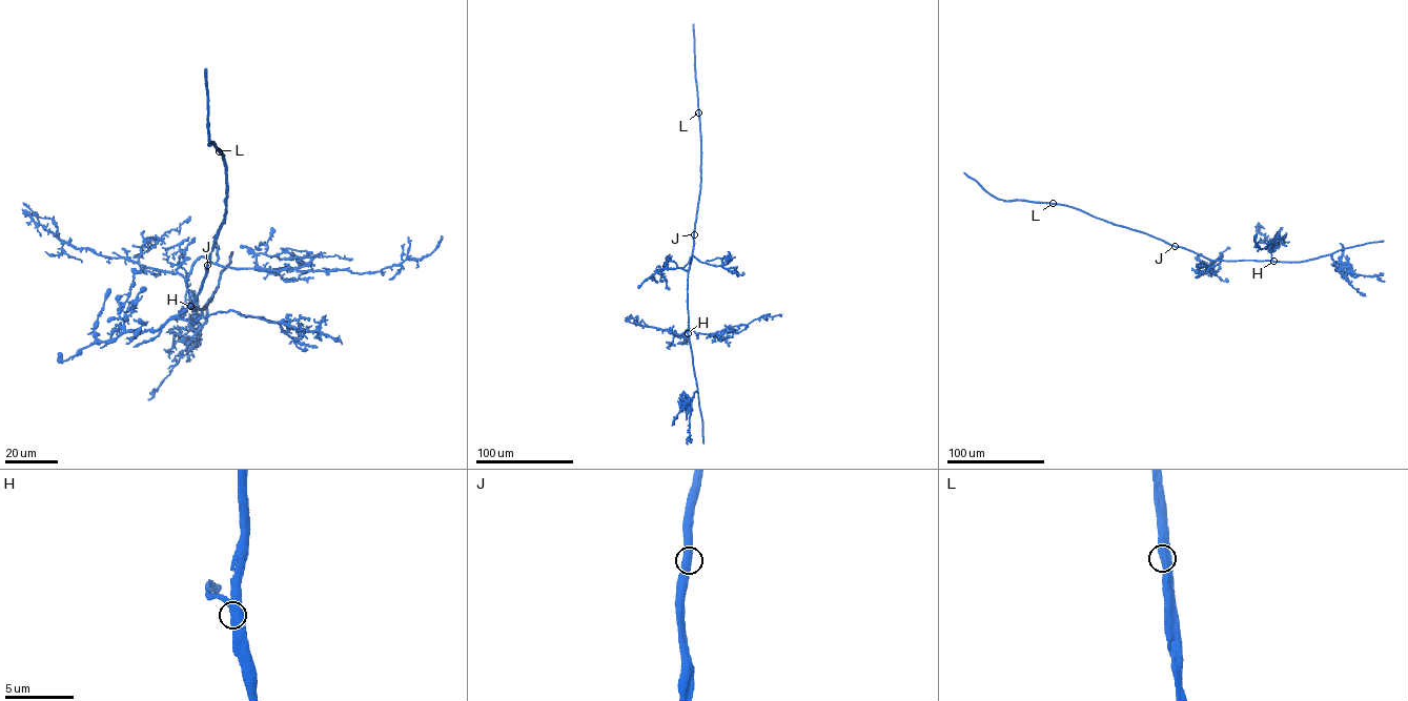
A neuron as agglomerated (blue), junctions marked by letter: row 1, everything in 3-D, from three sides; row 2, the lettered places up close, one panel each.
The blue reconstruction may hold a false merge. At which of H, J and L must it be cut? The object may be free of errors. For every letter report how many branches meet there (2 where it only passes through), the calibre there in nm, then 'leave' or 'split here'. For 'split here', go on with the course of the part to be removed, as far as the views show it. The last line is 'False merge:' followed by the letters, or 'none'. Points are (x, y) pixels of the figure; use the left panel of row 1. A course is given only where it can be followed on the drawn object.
H: 2 branches meet; 550 nm thick; leave
J: 2 branches meet; 500 nm thick; leave
L: 2 branches meet; 550 nm thick; leave
False merge: none

